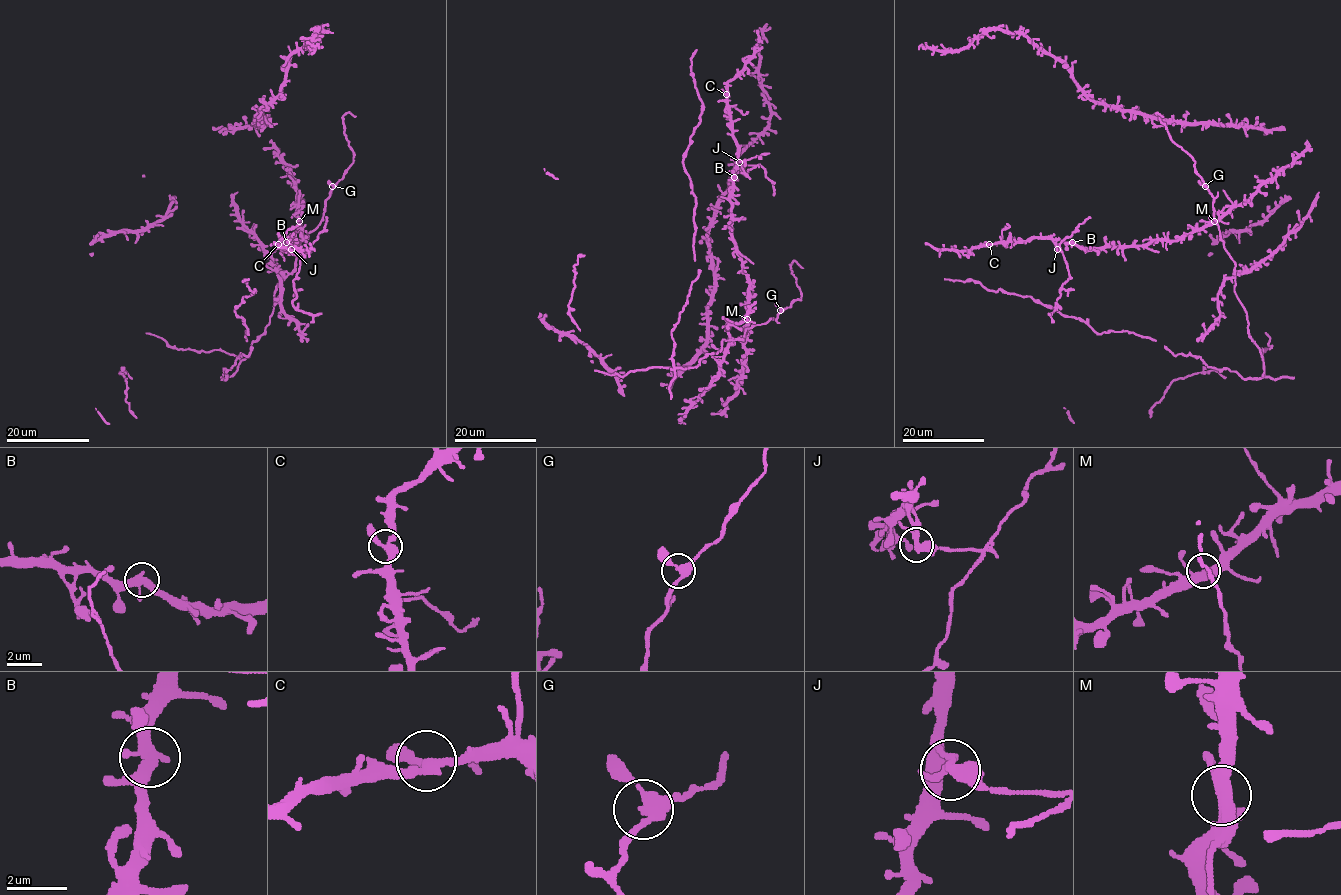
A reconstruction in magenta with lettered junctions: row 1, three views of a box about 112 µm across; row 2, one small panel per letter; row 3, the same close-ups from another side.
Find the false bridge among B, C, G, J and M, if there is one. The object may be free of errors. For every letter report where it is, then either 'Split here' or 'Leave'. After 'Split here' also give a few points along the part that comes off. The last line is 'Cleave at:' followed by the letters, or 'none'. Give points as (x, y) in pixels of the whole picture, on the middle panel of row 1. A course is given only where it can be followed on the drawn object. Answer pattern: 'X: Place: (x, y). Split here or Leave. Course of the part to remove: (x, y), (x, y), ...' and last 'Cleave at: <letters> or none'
B: Place: (734, 177). Leave
C: Place: (726, 94). Leave
G: Place: (780, 310). Leave
J: Place: (739, 162). Split here. Course of the part to remove: (739, 162), (754, 166), (743, 174), (741, 168), (744, 164), (740, 161), (769, 153)
M: Place: (747, 319). Leave
Cleave at: J

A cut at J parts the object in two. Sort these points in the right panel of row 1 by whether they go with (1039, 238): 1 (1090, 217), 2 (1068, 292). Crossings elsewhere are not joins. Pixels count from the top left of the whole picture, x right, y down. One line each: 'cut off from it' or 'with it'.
1: cut off from it
2: cut off from it

